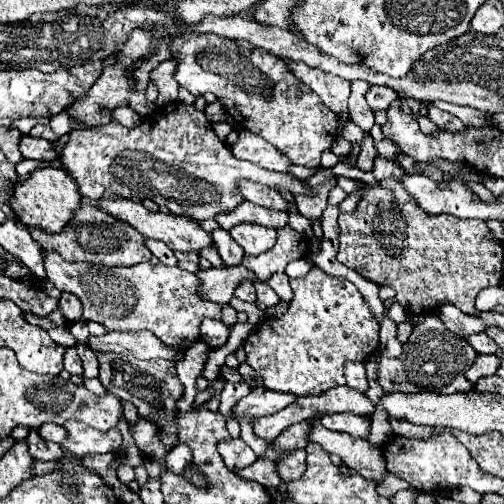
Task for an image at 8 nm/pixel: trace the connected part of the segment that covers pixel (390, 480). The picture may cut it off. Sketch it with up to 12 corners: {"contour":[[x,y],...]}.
{"contour":[[388,472],[377,492],[391,498],[398,491],[410,488],[406,481]]}

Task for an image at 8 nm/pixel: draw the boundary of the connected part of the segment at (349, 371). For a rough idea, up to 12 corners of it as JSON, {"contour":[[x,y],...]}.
{"contour":[[347,363],[349,387],[365,393],[369,389],[363,363]]}

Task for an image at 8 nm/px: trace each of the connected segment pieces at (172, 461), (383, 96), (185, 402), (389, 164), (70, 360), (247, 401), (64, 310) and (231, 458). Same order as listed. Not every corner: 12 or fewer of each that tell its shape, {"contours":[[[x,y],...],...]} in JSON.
{"contours":[[[175,447],[169,453],[167,467],[171,471],[183,471],[191,463],[189,449]],[[373,85],[367,103],[373,111],[385,111],[397,93],[389,87]],[[199,340],[176,363],[184,386],[179,411],[190,411],[211,349]],[[376,157],[373,175],[403,179],[407,169],[401,169],[393,159]],[[67,347],[63,363],[71,375],[83,377],[83,365],[73,347]],[[257,387],[233,407],[237,417],[265,417],[297,395]],[[63,293],[59,311],[69,321],[81,321],[81,301]],[[241,439],[223,441],[219,449],[231,471],[241,471],[257,455]]]}

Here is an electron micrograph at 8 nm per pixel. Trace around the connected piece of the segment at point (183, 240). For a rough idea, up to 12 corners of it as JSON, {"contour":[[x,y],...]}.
{"contour":[[103,197],[99,207],[173,251],[201,251],[213,239],[185,215]]}

